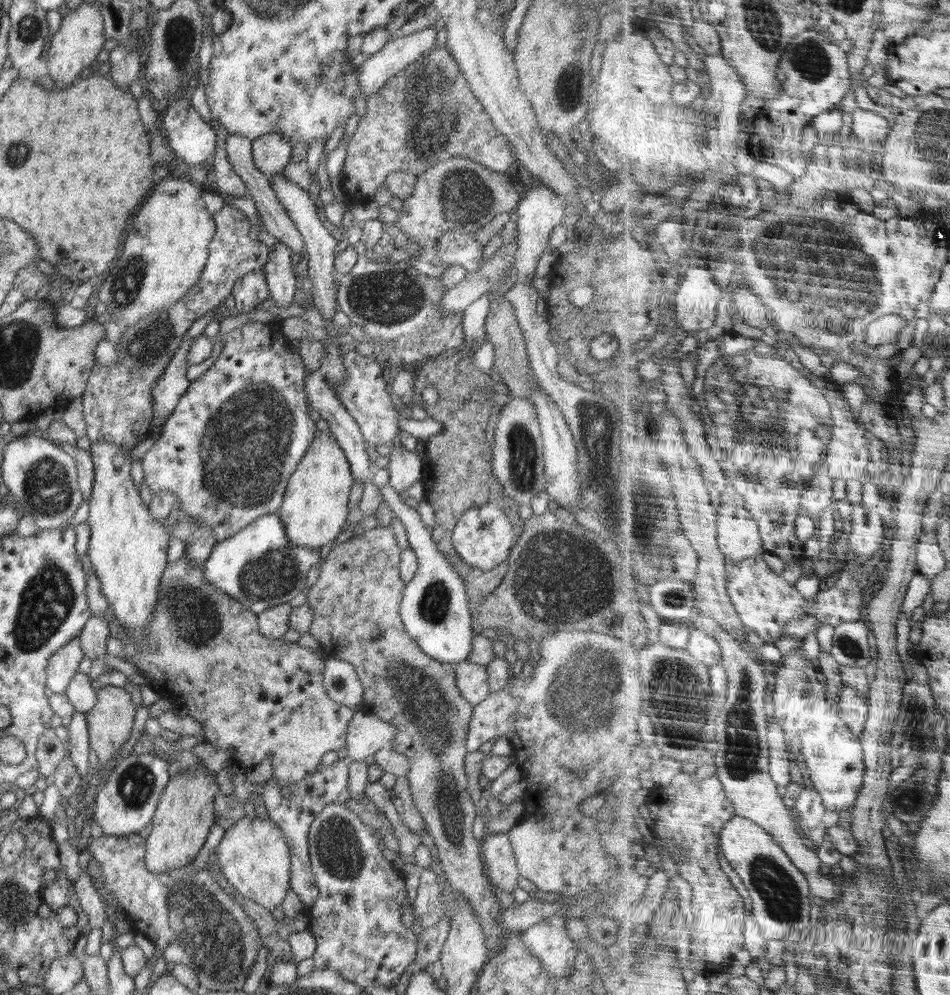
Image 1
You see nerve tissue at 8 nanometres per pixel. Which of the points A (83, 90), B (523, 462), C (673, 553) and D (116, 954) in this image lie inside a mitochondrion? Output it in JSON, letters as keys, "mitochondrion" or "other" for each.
{"A":"other","B":"mitochondrion","C":"mitochondrion","D":"other"}

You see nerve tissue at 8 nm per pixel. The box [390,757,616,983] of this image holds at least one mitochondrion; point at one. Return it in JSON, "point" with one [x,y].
{"point":[449,812]}

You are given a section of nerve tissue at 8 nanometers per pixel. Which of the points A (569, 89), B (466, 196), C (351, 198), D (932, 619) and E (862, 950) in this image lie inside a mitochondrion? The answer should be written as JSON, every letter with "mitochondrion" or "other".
{"A":"mitochondrion","B":"mitochondrion","C":"other","D":"other","E":"other"}

